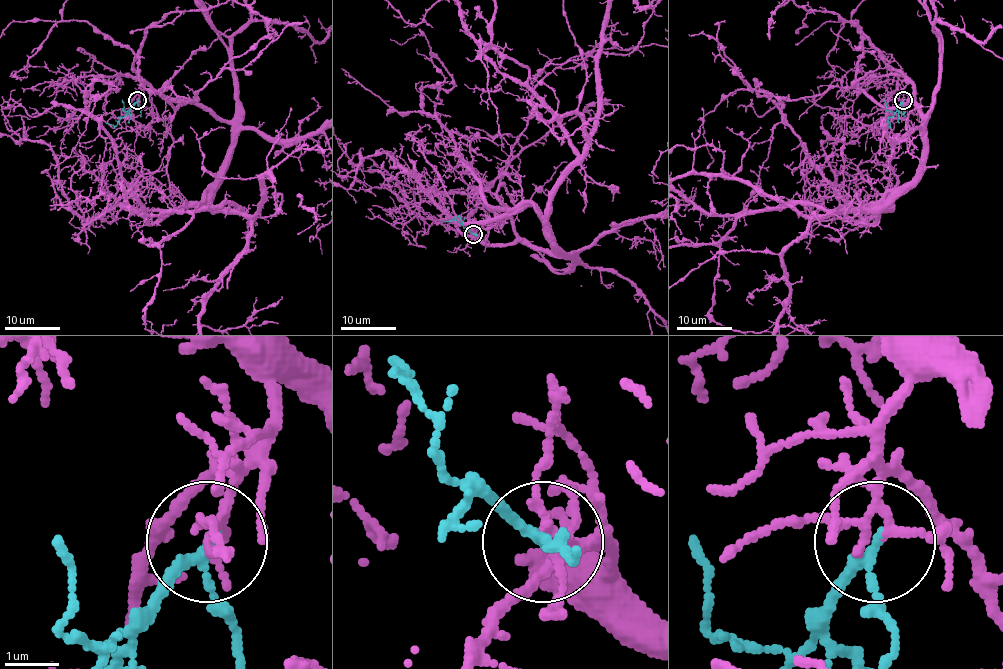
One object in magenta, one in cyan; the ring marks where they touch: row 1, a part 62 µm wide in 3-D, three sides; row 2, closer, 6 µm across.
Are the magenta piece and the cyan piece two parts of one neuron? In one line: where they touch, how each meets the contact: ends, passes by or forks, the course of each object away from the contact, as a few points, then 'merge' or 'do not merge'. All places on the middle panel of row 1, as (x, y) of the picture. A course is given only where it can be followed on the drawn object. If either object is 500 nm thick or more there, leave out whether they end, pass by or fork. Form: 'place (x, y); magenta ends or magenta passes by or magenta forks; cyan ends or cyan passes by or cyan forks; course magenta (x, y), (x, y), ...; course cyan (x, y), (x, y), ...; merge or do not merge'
place (473, 234); magenta forks; cyan passes by; course cyan (473, 234), (455, 219), (442, 220); merge

